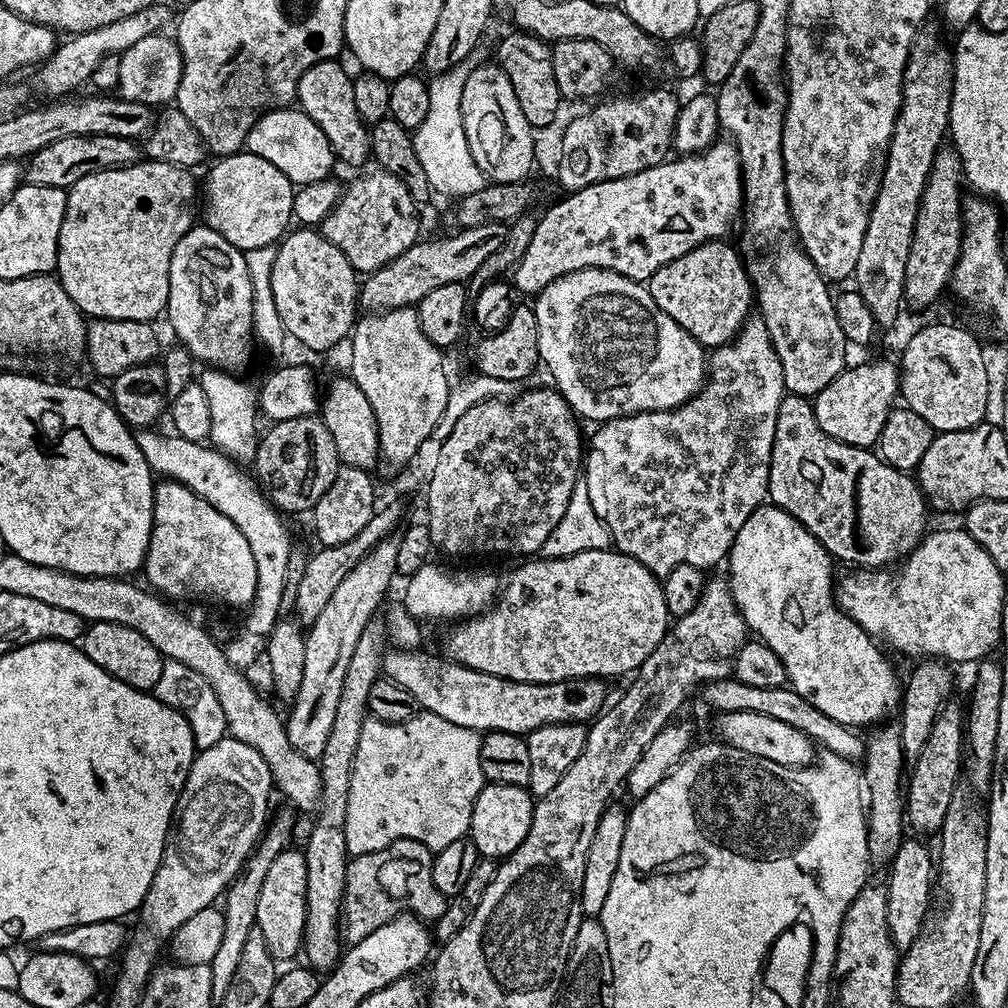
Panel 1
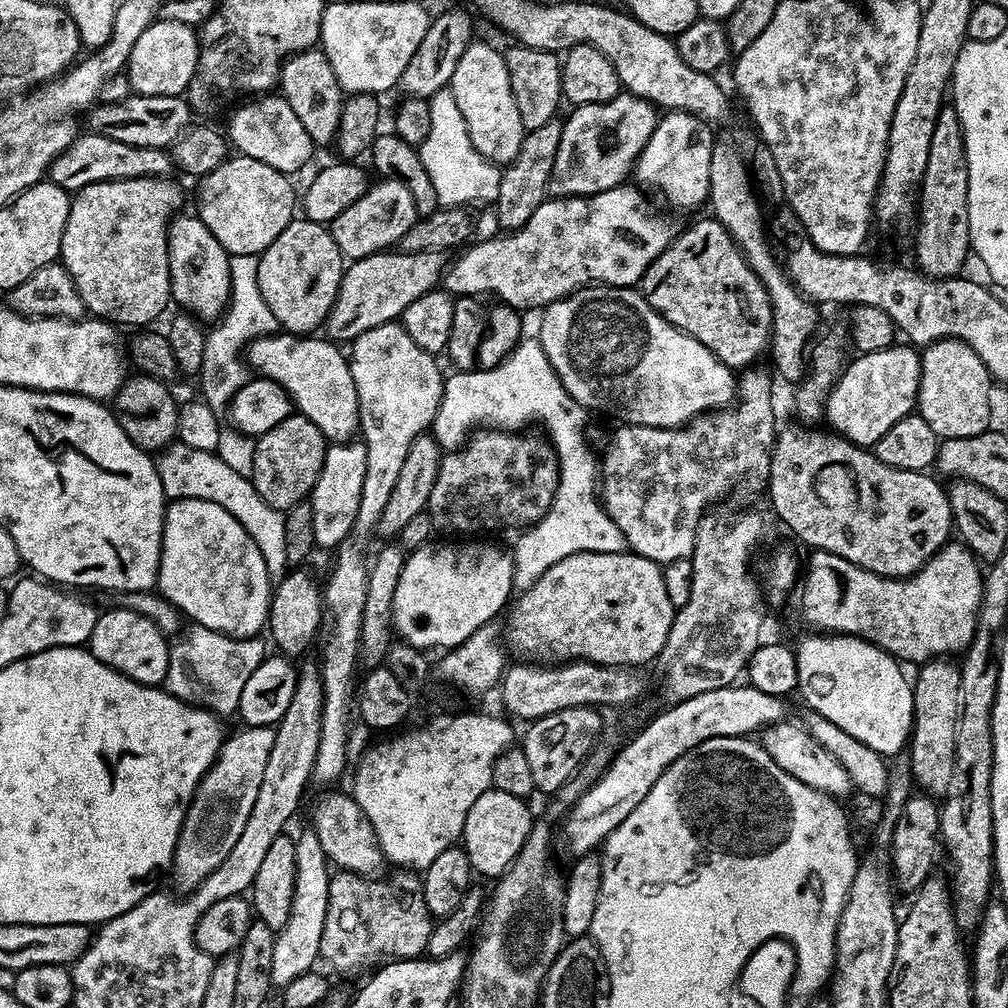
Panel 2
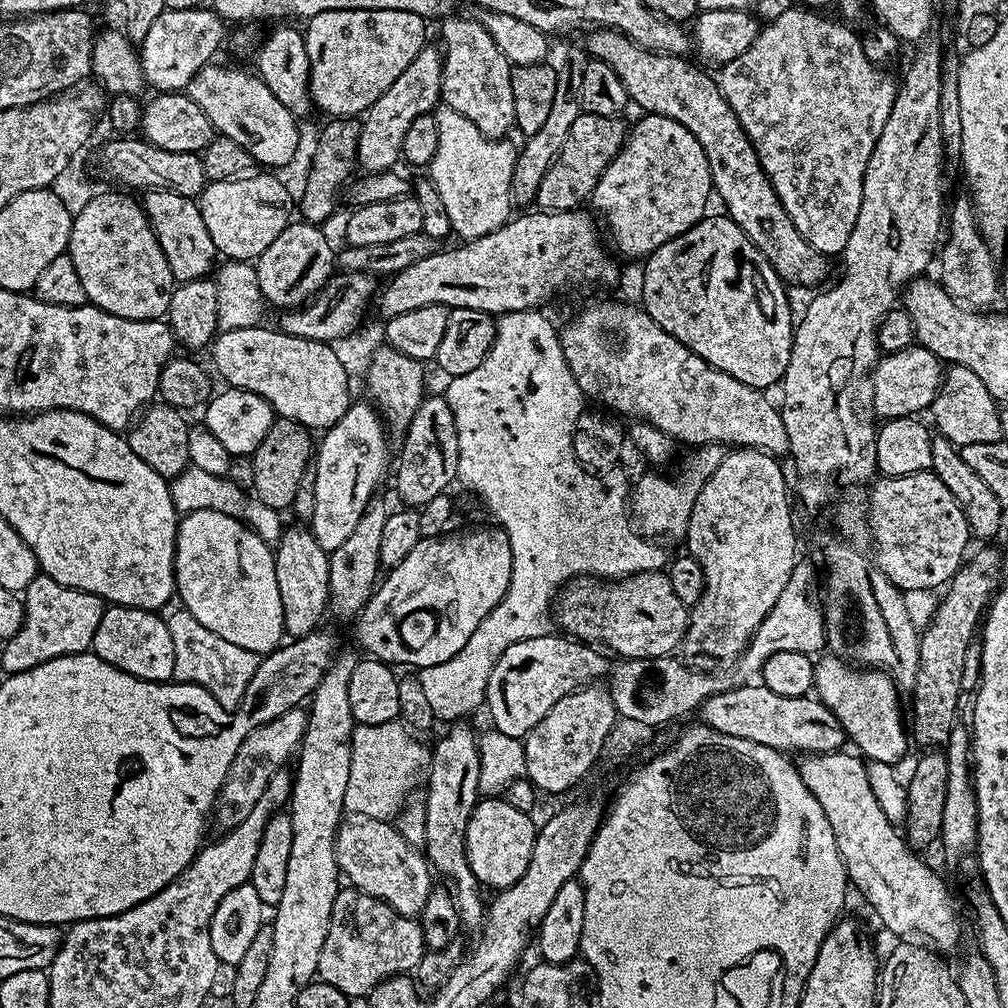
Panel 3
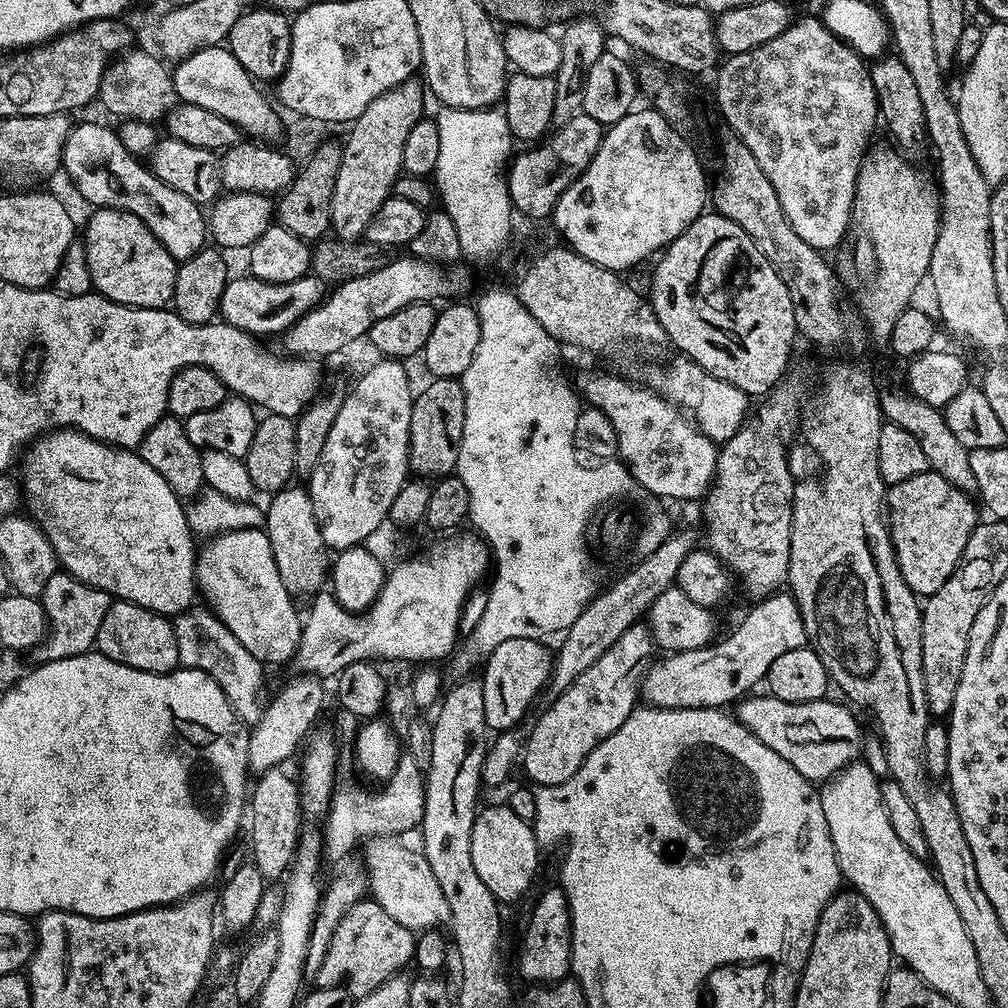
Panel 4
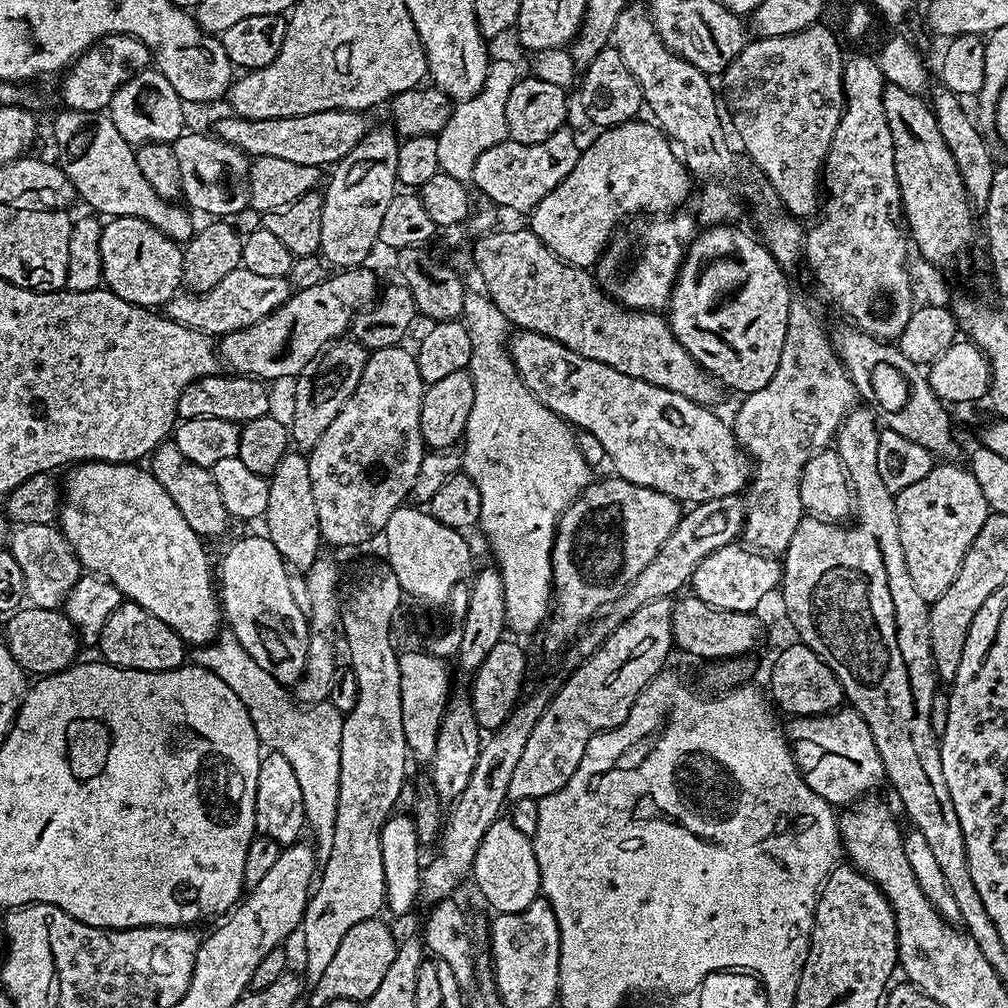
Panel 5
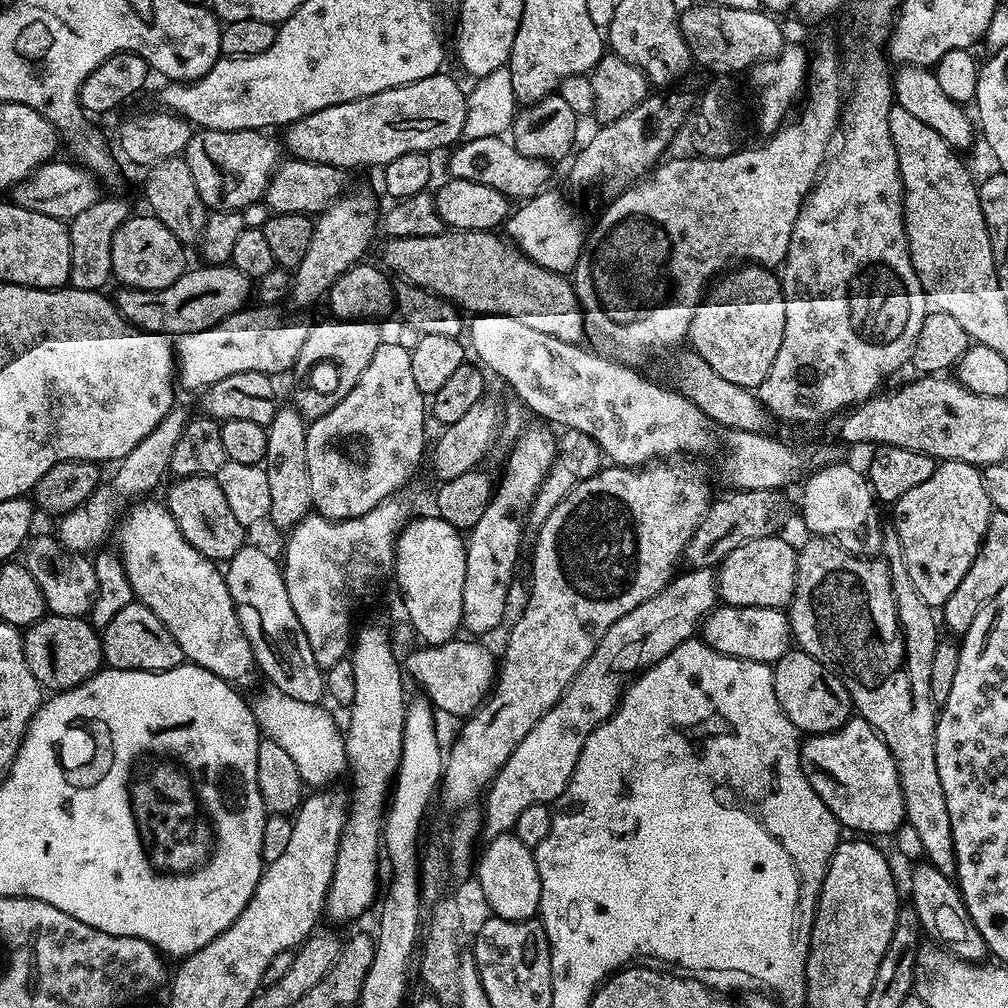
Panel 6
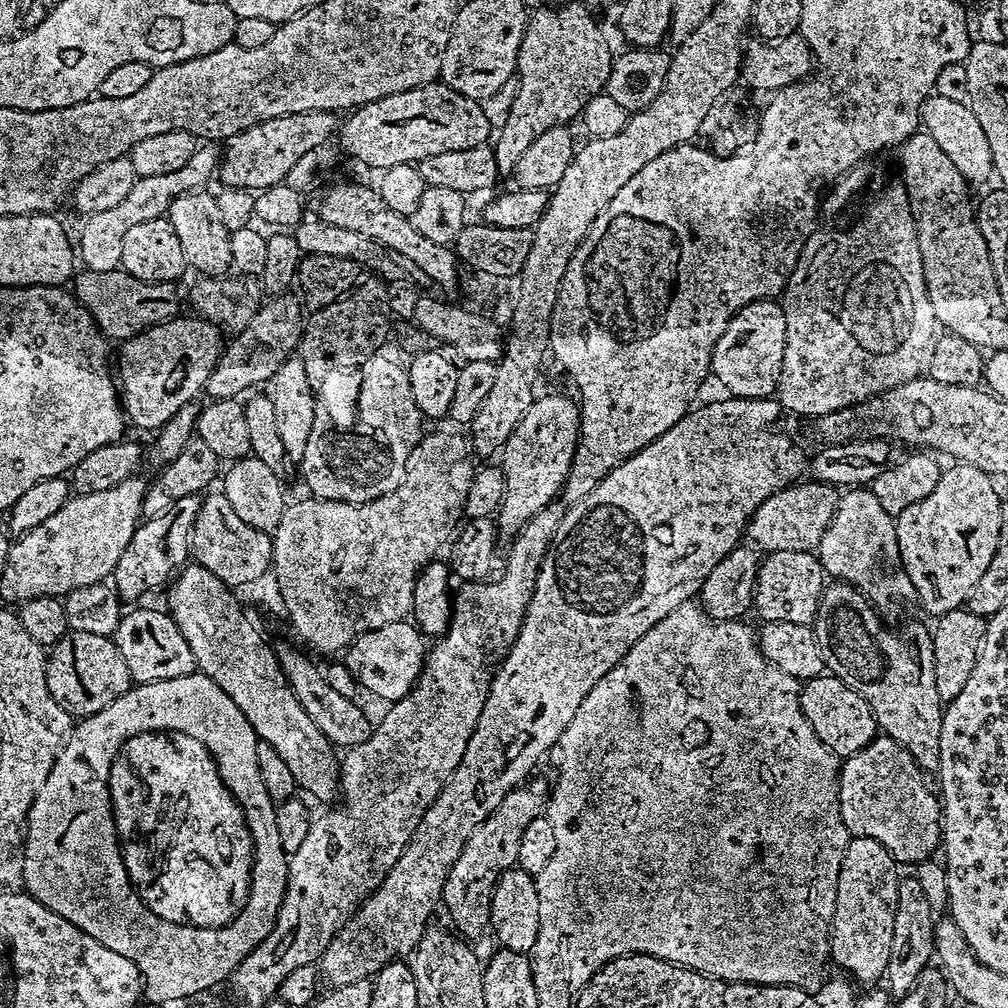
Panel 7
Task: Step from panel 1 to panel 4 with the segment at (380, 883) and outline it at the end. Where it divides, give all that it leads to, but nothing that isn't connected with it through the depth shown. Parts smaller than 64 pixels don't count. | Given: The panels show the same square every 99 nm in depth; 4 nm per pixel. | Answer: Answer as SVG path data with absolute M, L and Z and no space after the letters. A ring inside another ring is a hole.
M371 898L360 900L346 914L330 938L326 958L318 973L318 984L322 988L338 988L341 985L354 998L370 994L382 982L397 975L407 964L413 963L416 955L416 936L406 926L398 926L382 906Z

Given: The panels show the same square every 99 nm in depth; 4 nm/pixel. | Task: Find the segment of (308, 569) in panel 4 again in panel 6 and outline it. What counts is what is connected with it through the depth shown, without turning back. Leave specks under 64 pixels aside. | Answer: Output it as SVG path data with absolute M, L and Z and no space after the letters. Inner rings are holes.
M277 407L274 418L266 425L266 454L262 467L270 478L270 510L268 520L276 528L291 530L313 511L310 494L310 470L306 470L306 434L308 424L295 407Z

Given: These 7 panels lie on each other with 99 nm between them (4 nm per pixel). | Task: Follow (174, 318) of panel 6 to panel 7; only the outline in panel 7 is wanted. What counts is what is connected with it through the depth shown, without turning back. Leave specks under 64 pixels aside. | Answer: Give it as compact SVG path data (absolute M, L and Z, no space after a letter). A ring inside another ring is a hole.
M81 271L75 277L74 295L76 301L92 316L101 334L109 341L123 342L145 332L156 324L173 319L177 315L176 304L170 297L164 296L165 289L159 284L147 284L145 280L134 278L128 272L89 272Z

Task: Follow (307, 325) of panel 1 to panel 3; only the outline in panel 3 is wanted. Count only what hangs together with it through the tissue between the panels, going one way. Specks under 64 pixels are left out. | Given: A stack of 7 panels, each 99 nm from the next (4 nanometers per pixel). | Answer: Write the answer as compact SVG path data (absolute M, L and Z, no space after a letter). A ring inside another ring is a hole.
M307 222L299 223L288 223L278 238L254 260L260 293L269 305L274 304L279 310L309 303L334 274L334 248L332 252L331 242L324 237L325 229Z

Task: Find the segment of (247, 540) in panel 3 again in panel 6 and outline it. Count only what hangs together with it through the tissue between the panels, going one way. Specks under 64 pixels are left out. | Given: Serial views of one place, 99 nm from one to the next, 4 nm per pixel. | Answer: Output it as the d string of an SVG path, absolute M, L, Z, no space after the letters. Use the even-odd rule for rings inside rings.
M245 546L227 561L226 579L238 622L252 647L256 668L264 671L267 683L301 702L321 703L326 696L324 672L314 662L310 642L306 642L306 630L302 630L302 622L298 622L298 614L290 606L281 565L277 561L275 564L262 549Z

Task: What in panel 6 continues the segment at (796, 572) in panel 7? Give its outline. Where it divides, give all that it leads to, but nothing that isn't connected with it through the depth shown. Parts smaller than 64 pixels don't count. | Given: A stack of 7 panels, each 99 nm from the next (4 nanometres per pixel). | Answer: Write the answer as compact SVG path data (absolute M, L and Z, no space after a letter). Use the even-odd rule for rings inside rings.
M769 534L738 546L718 566L718 596L724 604L787 609L792 603L798 570L797 545L783 540L783 535Z

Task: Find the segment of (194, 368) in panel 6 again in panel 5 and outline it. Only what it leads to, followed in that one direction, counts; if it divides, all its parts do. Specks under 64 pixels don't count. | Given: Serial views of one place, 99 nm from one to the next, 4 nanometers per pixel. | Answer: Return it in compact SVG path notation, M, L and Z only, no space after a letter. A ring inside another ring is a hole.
M368 266L345 268L332 275L321 284L293 291L281 308L252 326L219 337L221 361L229 364L233 373L265 382L299 376L311 360L349 331L352 317L378 296L376 276Z

